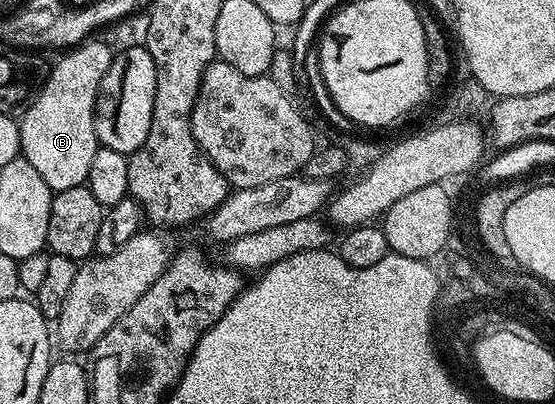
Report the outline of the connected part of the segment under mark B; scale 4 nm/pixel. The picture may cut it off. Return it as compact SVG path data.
M88 39L72 47L66 54L60 55L63 57L56 62L55 69L52 72L50 69L46 73L43 87L39 90L39 97L19 120L19 147L22 159L27 160L29 166L34 166L37 174L41 174L41 178L45 178L52 193L69 190L78 184L86 184L89 165L93 163L93 154L97 154L97 150L101 147L95 136L95 100L99 96L101 78L111 65L113 48L95 39Z

